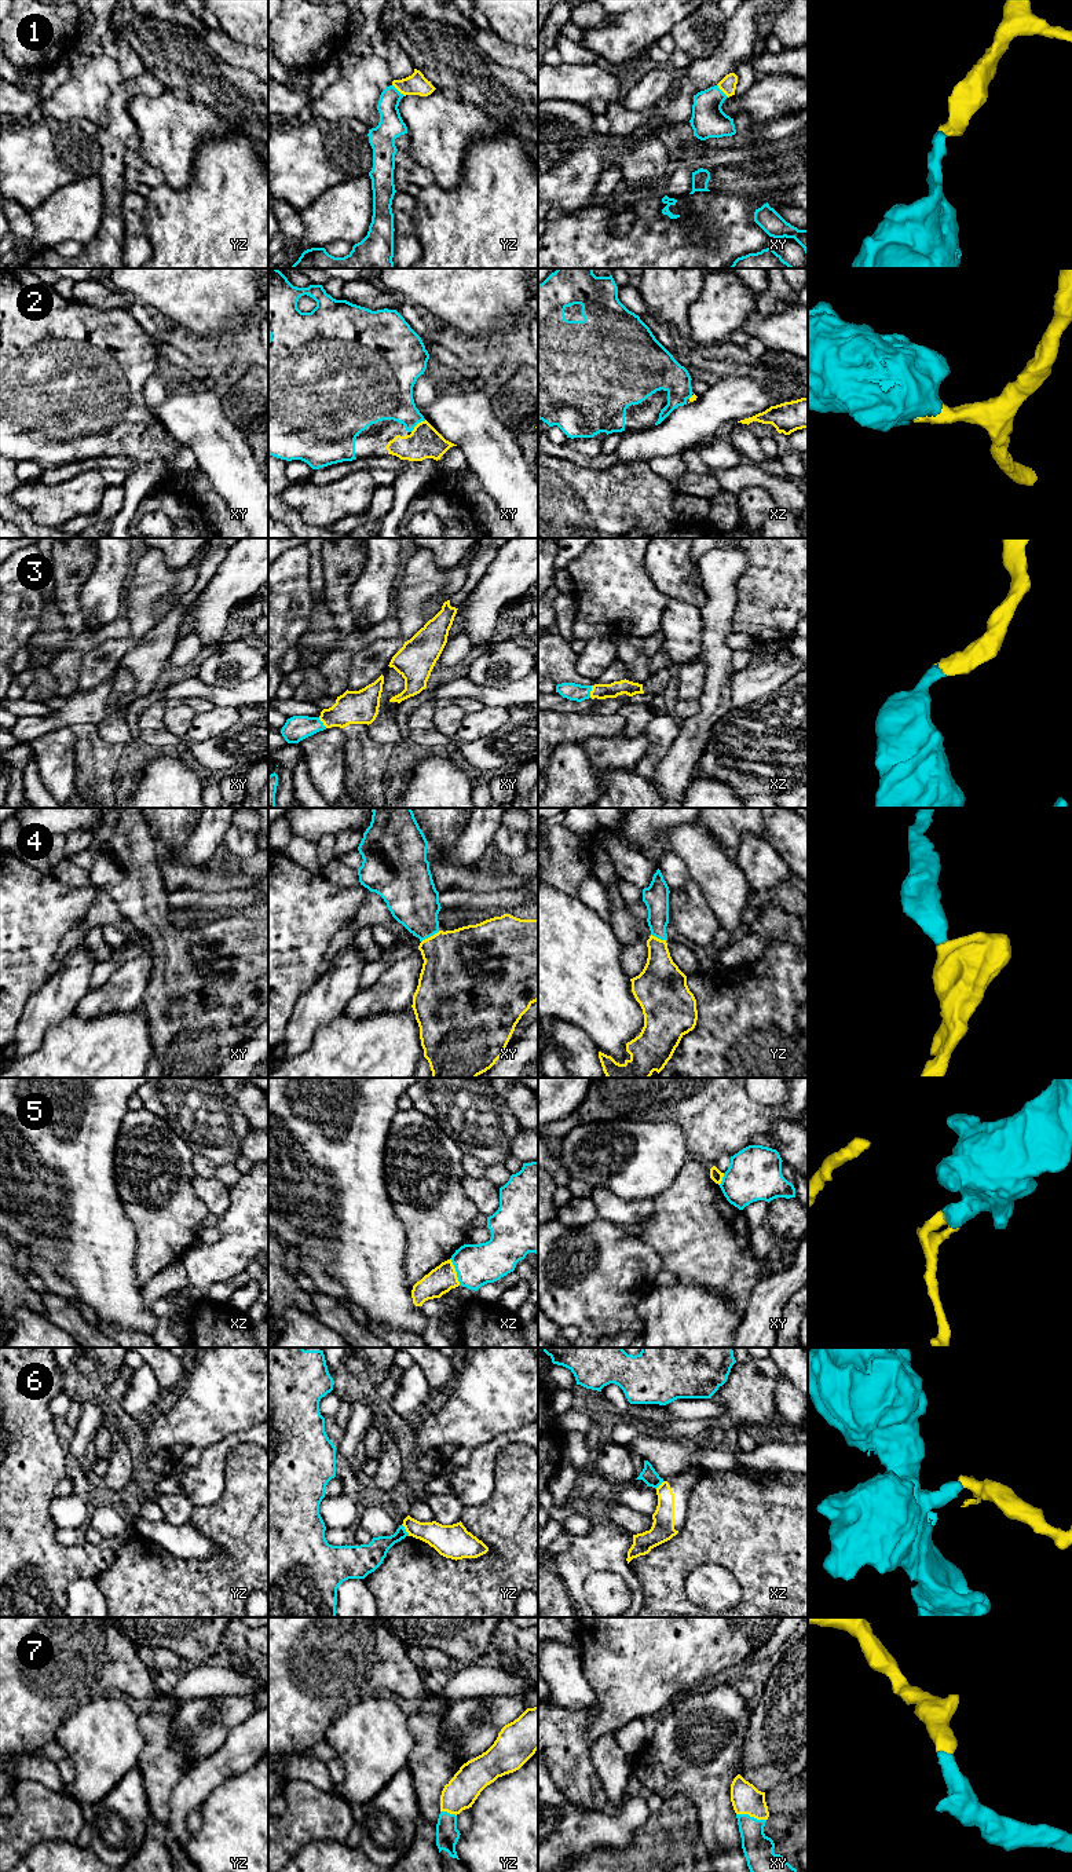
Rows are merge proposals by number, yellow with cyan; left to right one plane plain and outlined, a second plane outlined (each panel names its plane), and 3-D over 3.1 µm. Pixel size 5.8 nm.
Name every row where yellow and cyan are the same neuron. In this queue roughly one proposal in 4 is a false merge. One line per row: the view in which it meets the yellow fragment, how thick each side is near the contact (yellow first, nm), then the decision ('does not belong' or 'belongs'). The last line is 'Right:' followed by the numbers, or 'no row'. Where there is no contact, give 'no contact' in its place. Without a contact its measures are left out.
1: yz | 130/150 nm | belongs
2: xy | 190/300 nm | belongs
3: xz | 90/100 nm | belongs
4: xy | 440/300 nm | belongs
5: xz | 160/240 nm | does not belong
6: yz | 180/140 nm | does not belong
7: xy | 180/180 nm | belongs
Right: 1, 2, 3, 4, 7

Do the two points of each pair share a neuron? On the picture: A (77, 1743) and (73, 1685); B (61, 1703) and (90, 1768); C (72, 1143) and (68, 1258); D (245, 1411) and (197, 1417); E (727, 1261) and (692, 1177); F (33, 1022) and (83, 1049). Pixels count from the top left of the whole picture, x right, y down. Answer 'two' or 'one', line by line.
A: two
B: two
C: one
D: one
E: one
F: two

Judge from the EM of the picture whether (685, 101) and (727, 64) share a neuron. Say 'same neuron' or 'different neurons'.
same neuron

